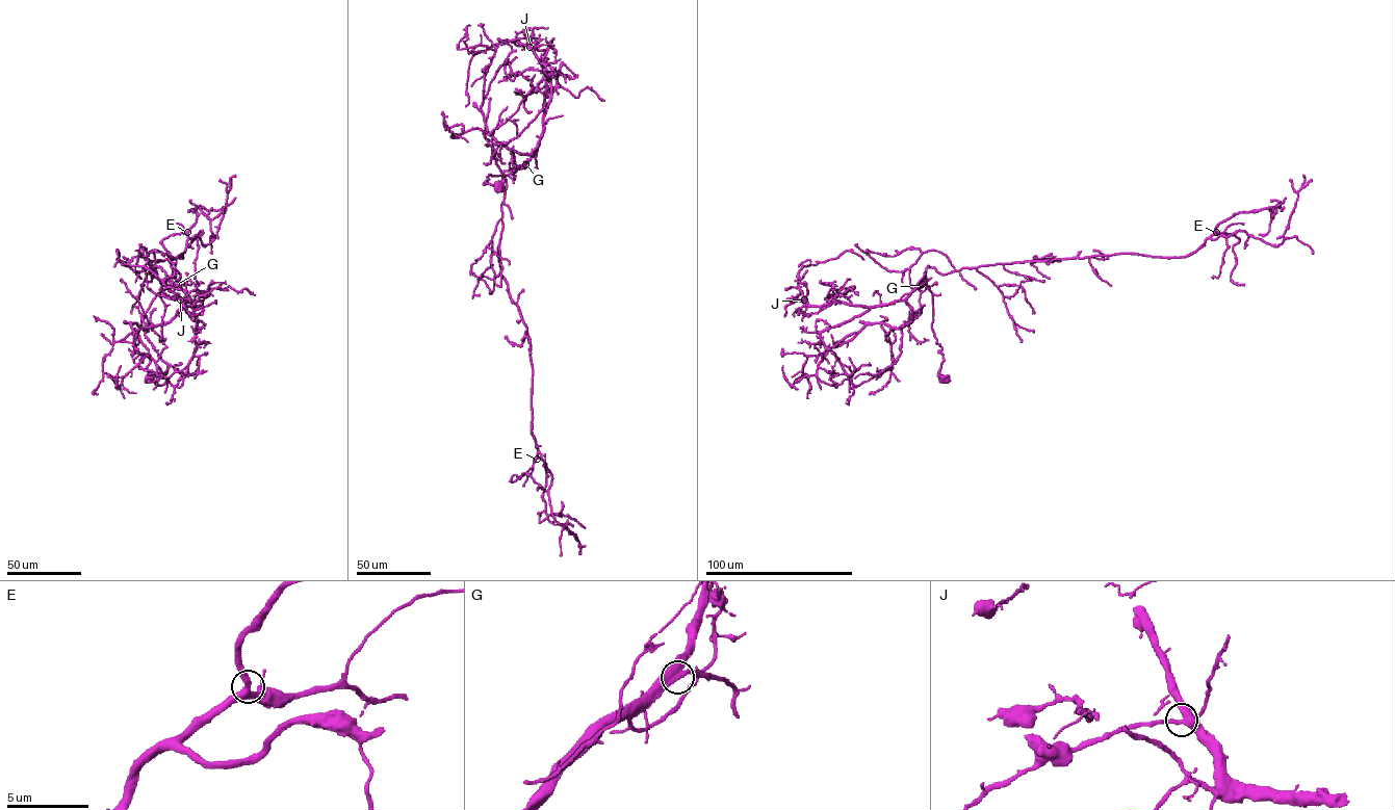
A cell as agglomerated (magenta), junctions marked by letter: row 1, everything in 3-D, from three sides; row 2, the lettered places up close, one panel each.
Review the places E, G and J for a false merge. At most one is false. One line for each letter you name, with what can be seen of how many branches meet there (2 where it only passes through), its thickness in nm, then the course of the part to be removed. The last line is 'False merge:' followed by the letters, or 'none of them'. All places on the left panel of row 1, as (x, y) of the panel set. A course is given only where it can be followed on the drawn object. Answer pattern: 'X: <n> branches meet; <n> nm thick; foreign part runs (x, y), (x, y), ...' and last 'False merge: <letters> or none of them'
False merge: none of them

